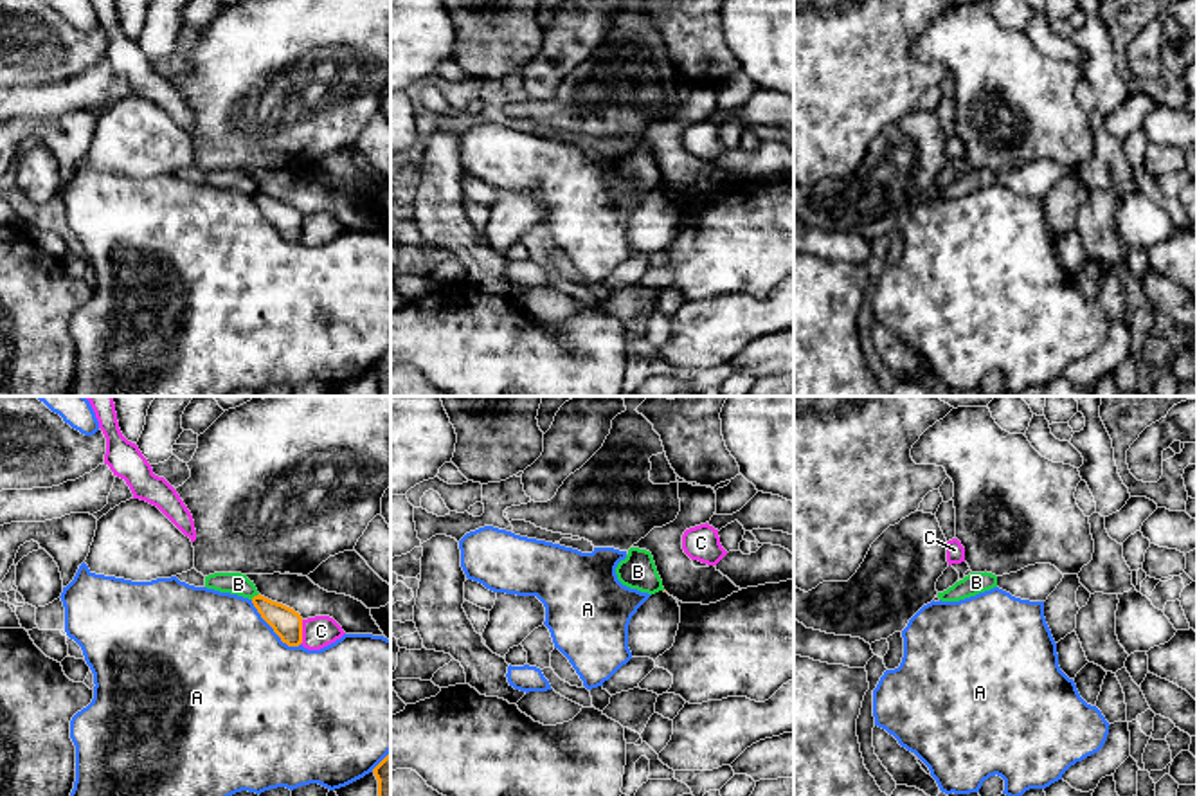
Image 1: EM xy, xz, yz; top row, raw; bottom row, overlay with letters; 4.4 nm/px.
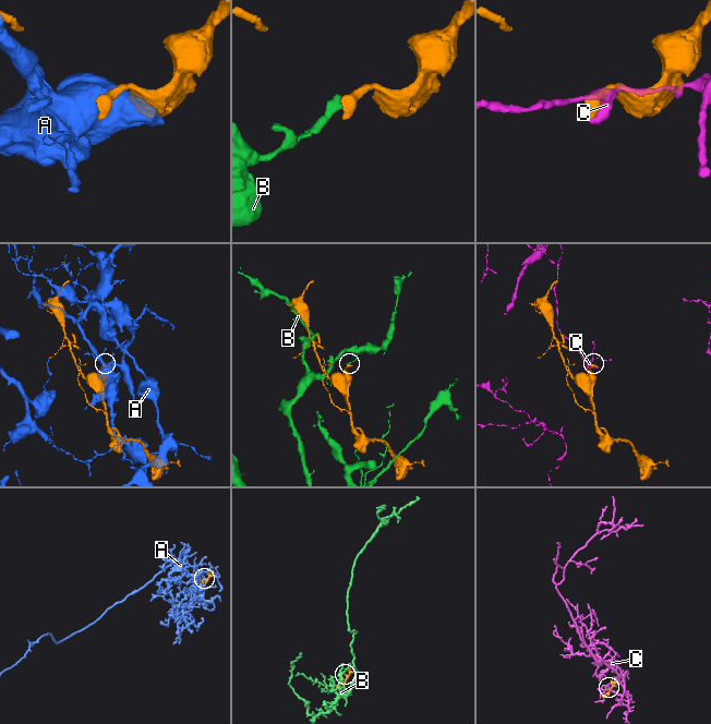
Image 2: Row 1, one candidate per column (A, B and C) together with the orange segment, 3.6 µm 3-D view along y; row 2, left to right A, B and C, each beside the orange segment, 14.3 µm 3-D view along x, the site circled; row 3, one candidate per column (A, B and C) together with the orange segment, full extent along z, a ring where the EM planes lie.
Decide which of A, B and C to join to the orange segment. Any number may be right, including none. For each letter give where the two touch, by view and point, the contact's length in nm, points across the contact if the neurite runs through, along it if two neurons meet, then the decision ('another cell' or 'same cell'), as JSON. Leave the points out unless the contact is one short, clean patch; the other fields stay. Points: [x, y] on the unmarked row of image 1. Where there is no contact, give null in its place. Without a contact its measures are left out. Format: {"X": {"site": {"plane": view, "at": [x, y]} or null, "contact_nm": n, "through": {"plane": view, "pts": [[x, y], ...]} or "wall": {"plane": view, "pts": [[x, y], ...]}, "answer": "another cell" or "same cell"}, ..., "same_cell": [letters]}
{"A": {"site": {"plane": "xy", "at": [272, 224]}, "contact_nm": 300, "answer": "another cell"}, "B": {"site": {"plane": "xy", "at": [254, 193]}, "contact_nm": 50, "wall": {"plane": "xy", "pts": [[258, 189], [251, 195]]}, "answer": "another cell"}, "C": {"site": {"plane": "xy", "at": [301, 229]}, "contact_nm": 110, "answer": "another cell"}, "same_cell": []}

